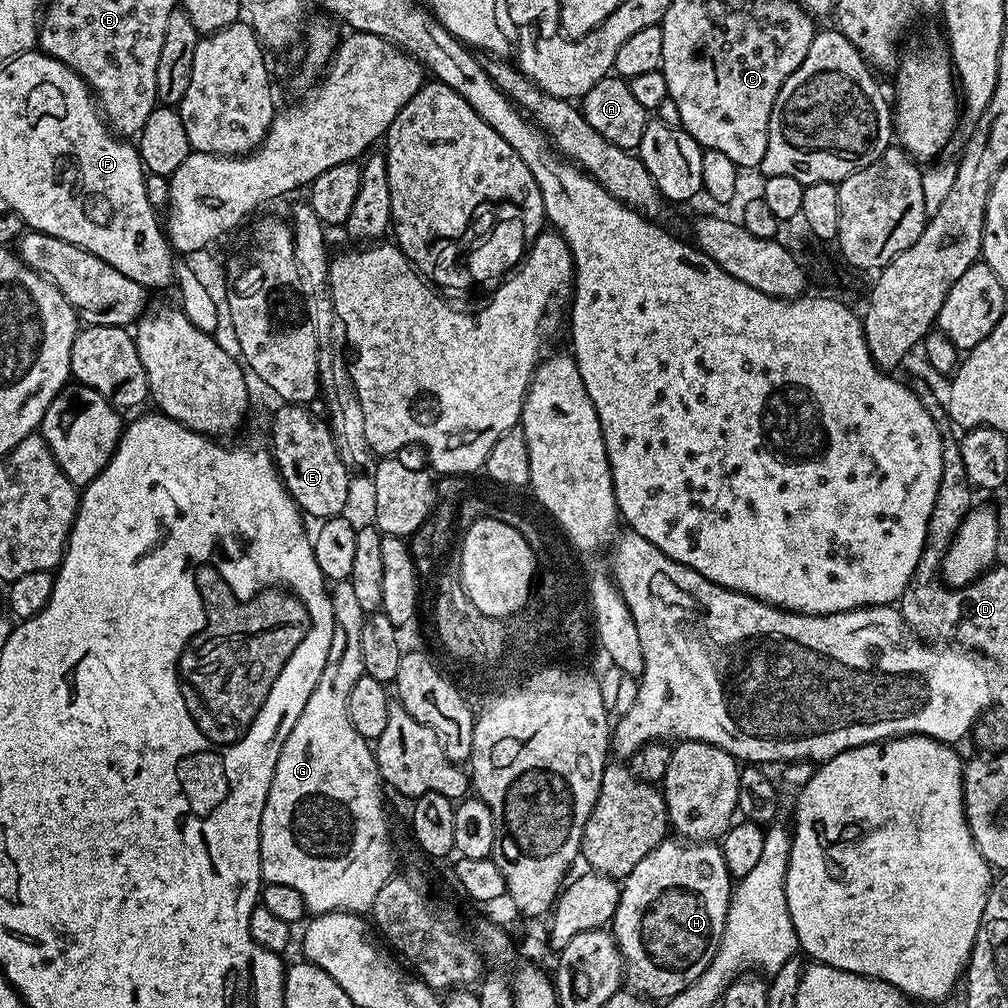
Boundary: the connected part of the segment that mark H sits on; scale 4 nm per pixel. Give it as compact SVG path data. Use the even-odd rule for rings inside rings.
M666 838L630 874L620 889L618 910L610 925L620 956L624 960L623 983L653 1002L669 1000L690 986L710 966L726 926L728 903L732 900L734 881L726 870L726 858L716 842L685 842Z

